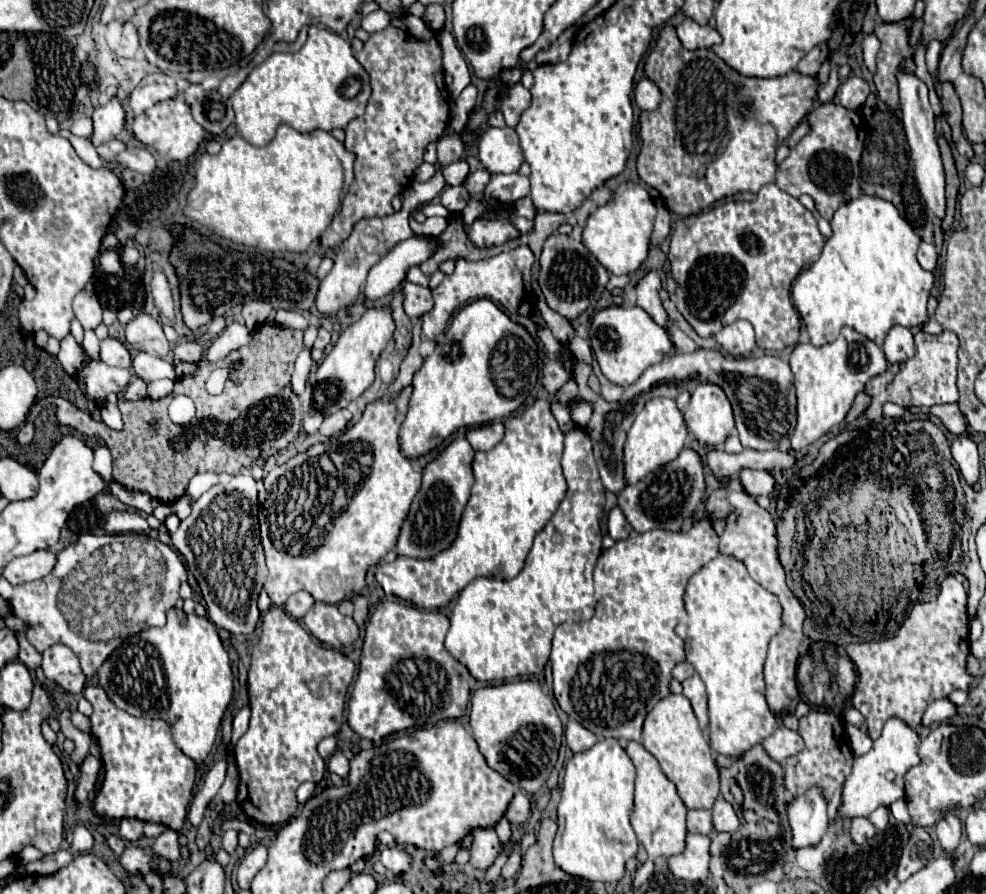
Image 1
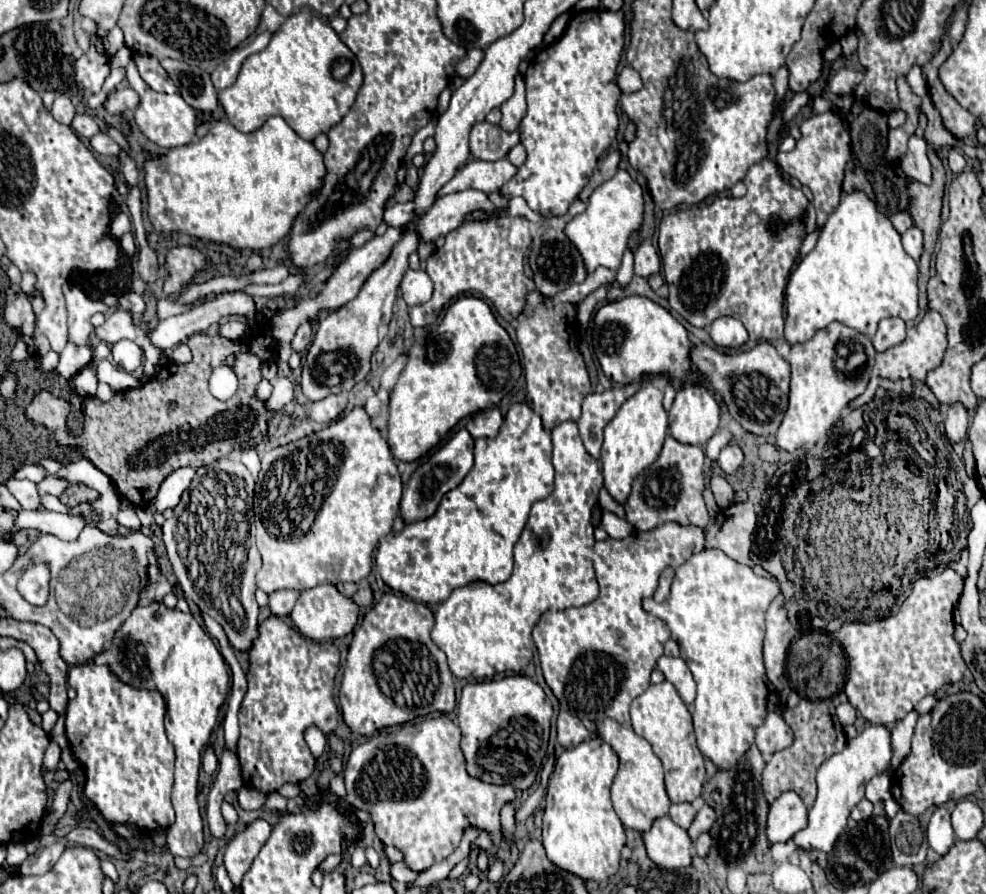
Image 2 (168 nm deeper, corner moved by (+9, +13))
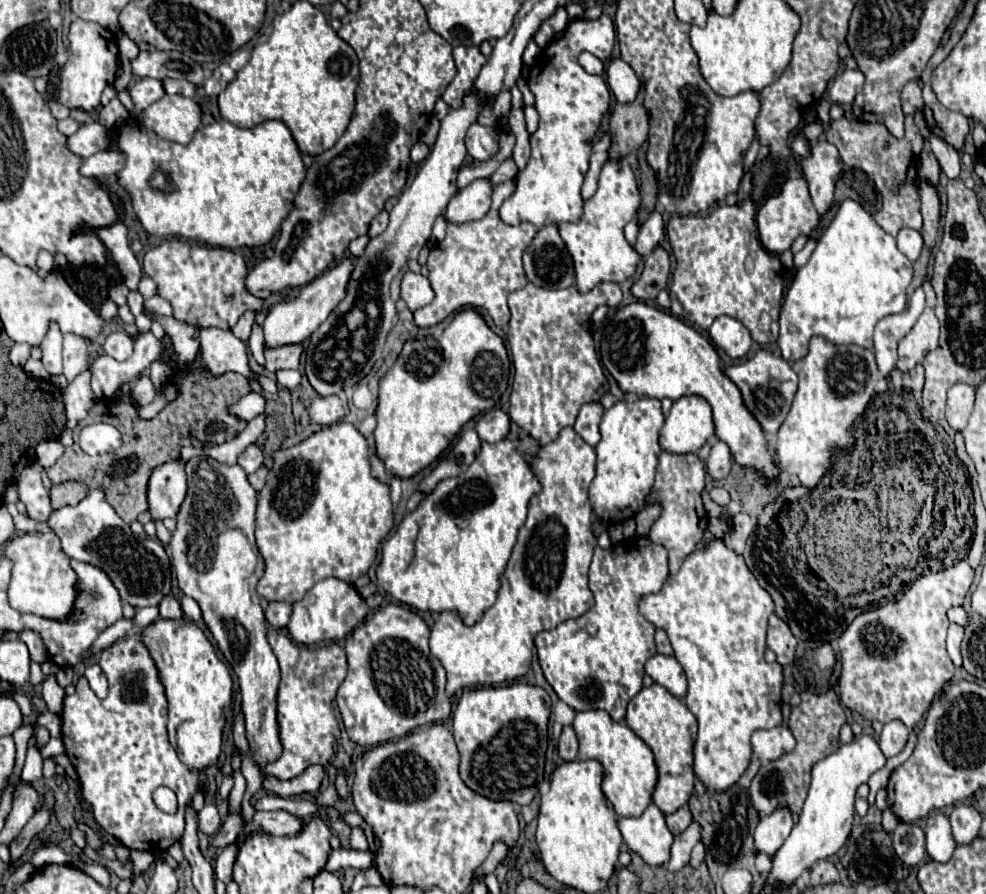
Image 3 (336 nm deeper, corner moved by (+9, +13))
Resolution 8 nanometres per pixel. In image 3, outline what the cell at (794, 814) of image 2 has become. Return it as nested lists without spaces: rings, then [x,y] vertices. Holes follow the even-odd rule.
[[[774,811],[772,815],[760,819],[756,833],[754,833],[754,847],[758,853],[766,853],[766,855],[774,855],[784,839],[790,835],[794,827],[794,817],[790,811]]]

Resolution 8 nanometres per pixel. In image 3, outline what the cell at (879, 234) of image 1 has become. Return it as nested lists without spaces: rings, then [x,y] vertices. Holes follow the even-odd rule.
[[[846,199],[832,225],[818,239],[816,249],[810,261],[796,271],[796,277],[784,297],[780,309],[780,335],[778,347],[786,361],[798,361],[808,353],[808,343],[814,335],[828,339],[834,345],[858,345],[864,349],[872,349],[872,331],[874,325],[894,313],[902,313],[906,309],[906,287],[912,281],[912,263],[906,255],[902,255],[896,247],[896,239],[888,235],[870,213],[866,213],[856,201]]]

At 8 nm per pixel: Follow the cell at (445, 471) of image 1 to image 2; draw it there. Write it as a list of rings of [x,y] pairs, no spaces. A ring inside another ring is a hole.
[[[462,427],[412,473],[412,477],[406,483],[402,501],[400,501],[400,517],[404,519],[404,523],[416,523],[422,519],[430,519],[436,513],[442,497],[448,491],[452,491],[454,487],[458,487],[462,483],[462,479],[466,477],[466,473],[472,469],[472,465],[474,465],[472,447],[474,447],[474,439]]]

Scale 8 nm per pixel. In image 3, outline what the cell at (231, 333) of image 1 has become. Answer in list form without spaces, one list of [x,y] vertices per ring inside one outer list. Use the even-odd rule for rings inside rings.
[[[246,311],[246,313],[240,317],[240,321],[236,323],[236,327],[232,327],[232,333],[234,333],[238,339],[248,341],[254,321],[256,321],[256,311]]]

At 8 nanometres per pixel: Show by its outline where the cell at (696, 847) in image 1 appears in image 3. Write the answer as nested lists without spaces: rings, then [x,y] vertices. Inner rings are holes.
[[[648,805],[640,817],[620,817],[618,829],[630,851],[638,853],[648,865],[664,865],[672,847],[672,833],[656,805]]]

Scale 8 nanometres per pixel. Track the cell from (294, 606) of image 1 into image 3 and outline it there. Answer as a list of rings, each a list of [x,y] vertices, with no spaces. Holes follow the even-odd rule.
[[[274,601],[266,609],[266,621],[274,629],[284,629],[288,625],[290,613],[292,613],[292,605],[290,603],[278,603],[278,601]]]

